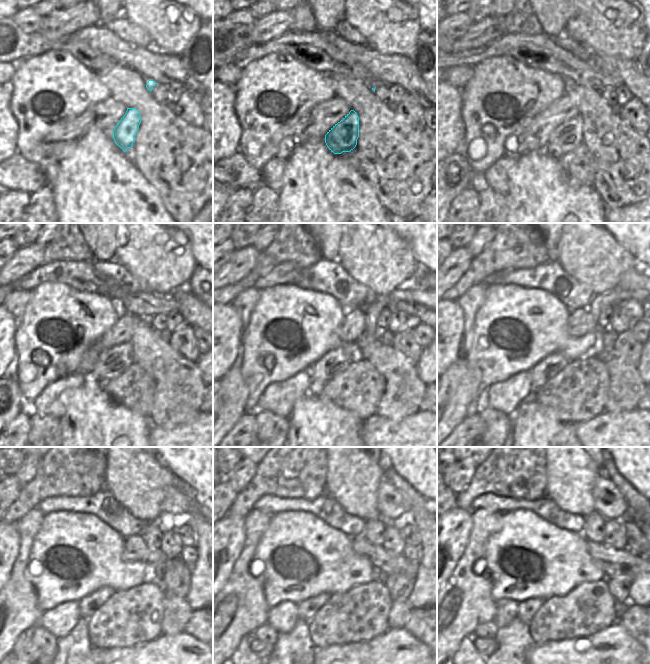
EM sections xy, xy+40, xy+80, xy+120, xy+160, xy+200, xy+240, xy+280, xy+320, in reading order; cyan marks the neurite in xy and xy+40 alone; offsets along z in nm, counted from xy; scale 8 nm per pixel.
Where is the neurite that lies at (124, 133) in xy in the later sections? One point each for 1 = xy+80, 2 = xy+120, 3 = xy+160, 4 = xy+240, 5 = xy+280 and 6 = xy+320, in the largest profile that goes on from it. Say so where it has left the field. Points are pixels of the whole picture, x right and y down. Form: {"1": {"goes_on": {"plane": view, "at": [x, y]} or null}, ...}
{"1": {"goes_on": {"plane": "xy+80", "at": [566, 137]}}, "2": {"goes_on": {"plane": "xy+120", "at": [111, 363]}}, "3": {"goes_on": {"plane": "xy+160", "at": [335, 361]}}, "4": {"goes_on": {"plane": "xy+240", "at": [87, 605]}}, "5": {"goes_on": {"plane": "xy+280", "at": [306, 609]}}, "6": {"goes_on": {"plane": "xy+320", "at": [526, 610]}}}

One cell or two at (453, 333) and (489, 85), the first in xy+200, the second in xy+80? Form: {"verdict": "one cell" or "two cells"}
{"verdict": "two cells"}

